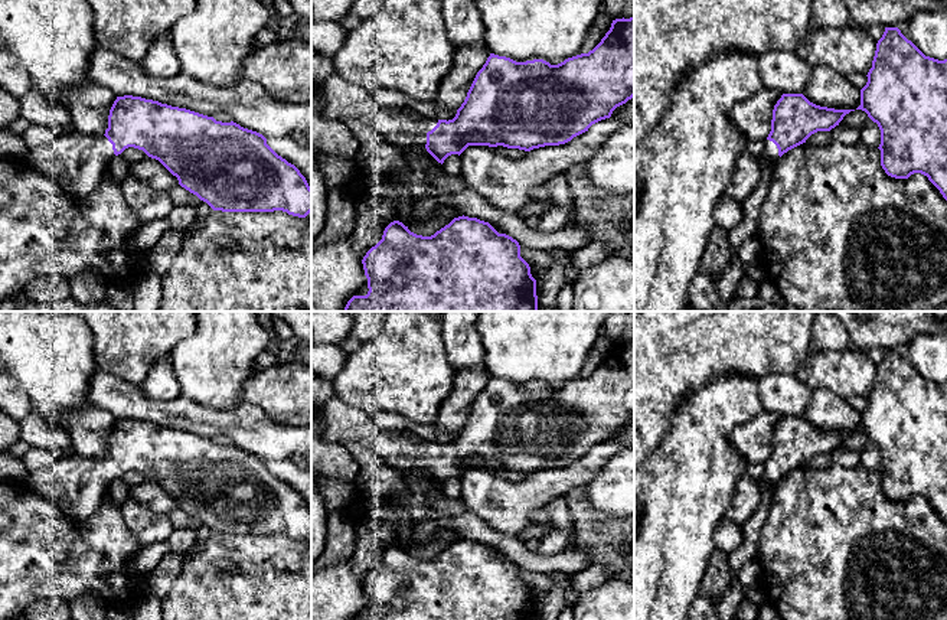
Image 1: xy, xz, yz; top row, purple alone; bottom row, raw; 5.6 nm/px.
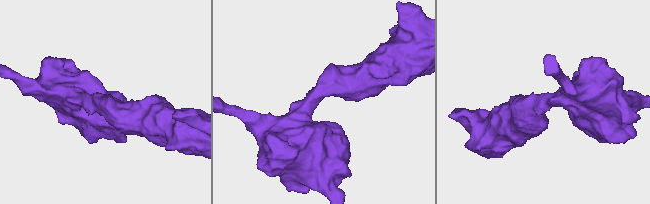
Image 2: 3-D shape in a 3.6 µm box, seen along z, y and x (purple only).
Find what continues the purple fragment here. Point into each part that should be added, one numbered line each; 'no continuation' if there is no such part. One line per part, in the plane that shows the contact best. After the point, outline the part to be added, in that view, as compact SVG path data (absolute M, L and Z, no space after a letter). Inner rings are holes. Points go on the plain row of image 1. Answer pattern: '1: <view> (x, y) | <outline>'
1: xz (408, 452) | M379 430L359 444L385 459L395 470L425 470L427 456L431 454L438 443L421 440L409 433L399 435L395 430Z

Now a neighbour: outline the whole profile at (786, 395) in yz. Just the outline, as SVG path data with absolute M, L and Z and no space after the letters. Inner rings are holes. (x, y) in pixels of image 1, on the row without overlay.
M794 373L760 378L758 394L763 409L780 417L803 417L812 399L812 389Z

